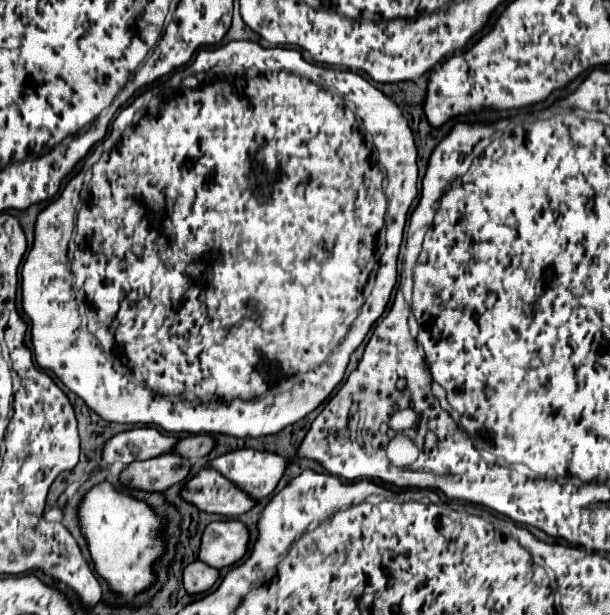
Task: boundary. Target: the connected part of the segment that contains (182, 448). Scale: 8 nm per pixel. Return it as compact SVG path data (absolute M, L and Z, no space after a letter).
M197 434L197 436L187 436L177 442L175 452L181 456L187 456L189 460L197 460L207 456L215 446L215 440L211 434Z

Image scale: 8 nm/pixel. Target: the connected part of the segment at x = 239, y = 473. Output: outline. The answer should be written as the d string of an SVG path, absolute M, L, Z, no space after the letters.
M243 448L219 456L209 466L221 472L231 482L235 482L255 500L261 500L277 488L279 480L283 478L289 466L289 458L279 456L275 452Z

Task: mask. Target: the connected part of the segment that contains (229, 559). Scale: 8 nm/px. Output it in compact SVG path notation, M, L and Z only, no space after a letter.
M241 520L211 522L201 538L199 560L213 568L233 566L245 556L249 538L249 528Z

